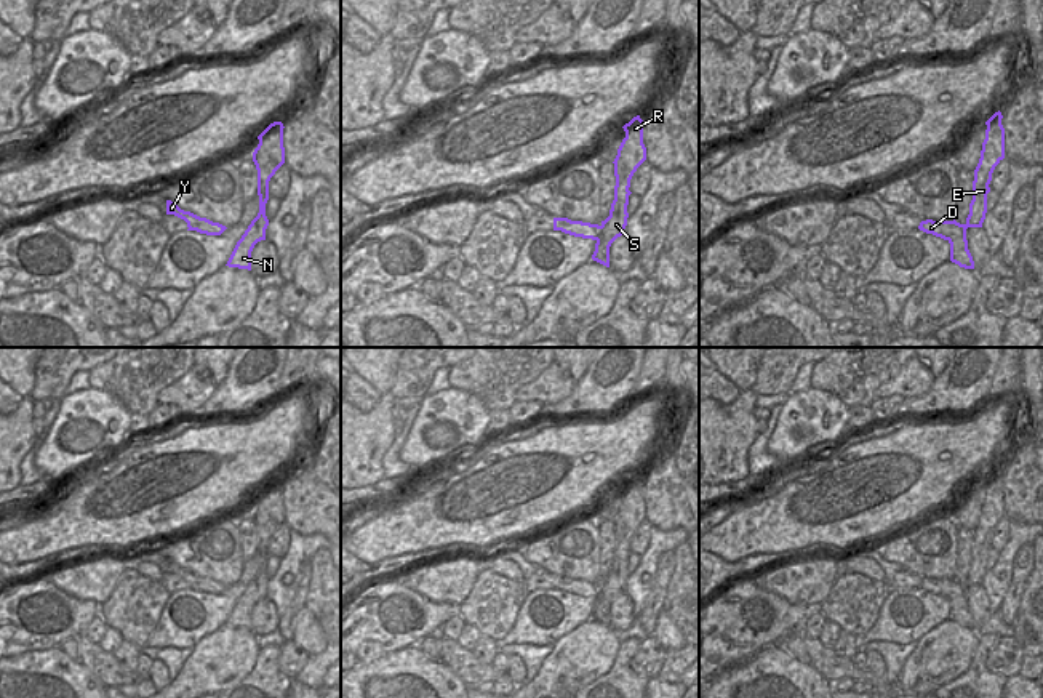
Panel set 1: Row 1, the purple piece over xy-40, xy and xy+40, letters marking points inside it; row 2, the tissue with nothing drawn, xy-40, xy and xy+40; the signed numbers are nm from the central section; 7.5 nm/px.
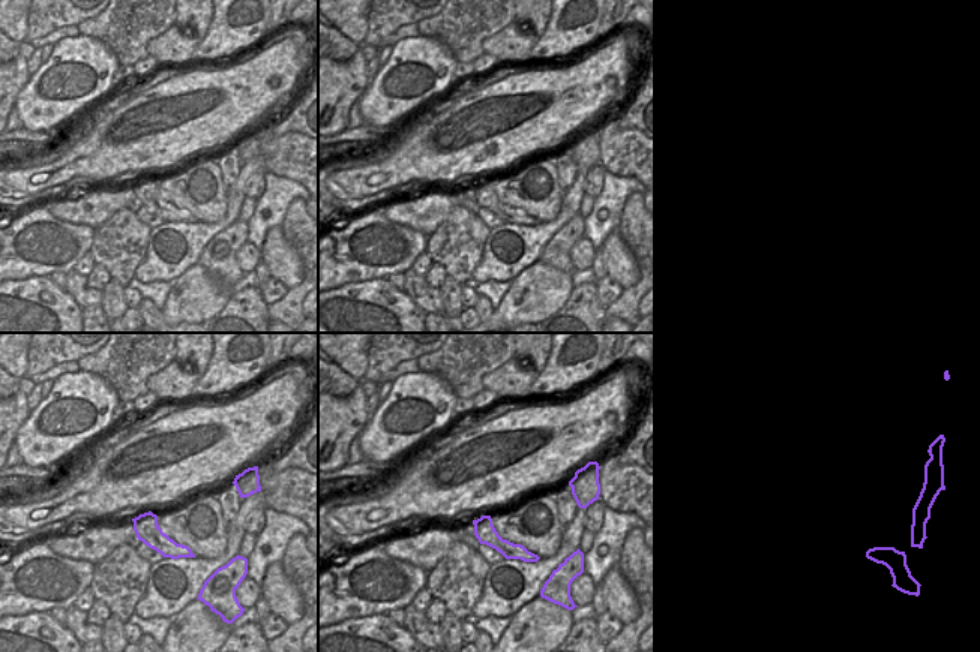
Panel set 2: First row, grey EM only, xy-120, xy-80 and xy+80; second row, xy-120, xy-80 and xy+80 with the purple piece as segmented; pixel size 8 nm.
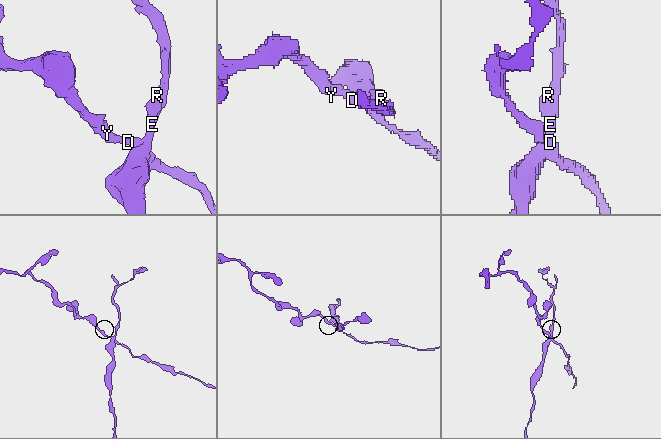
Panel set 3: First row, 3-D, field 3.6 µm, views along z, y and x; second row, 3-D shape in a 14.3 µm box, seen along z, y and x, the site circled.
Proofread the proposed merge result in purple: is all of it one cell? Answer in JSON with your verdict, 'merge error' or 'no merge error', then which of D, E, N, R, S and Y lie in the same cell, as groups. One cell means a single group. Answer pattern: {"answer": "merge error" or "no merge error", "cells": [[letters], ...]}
{"answer": "merge error", "cells": [["D", "Y"], ["E", "N", "R", "S"]]}

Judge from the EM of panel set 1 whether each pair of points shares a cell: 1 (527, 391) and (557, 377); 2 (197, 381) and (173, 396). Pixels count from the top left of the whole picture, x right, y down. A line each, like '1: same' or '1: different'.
1: same
2: same

